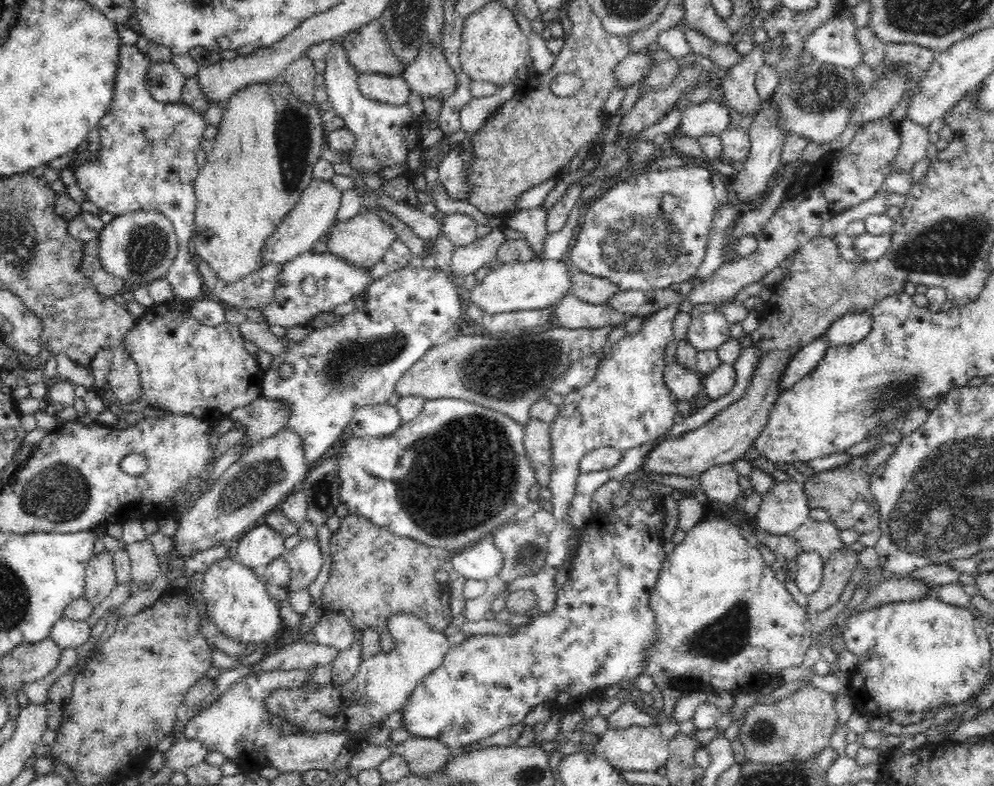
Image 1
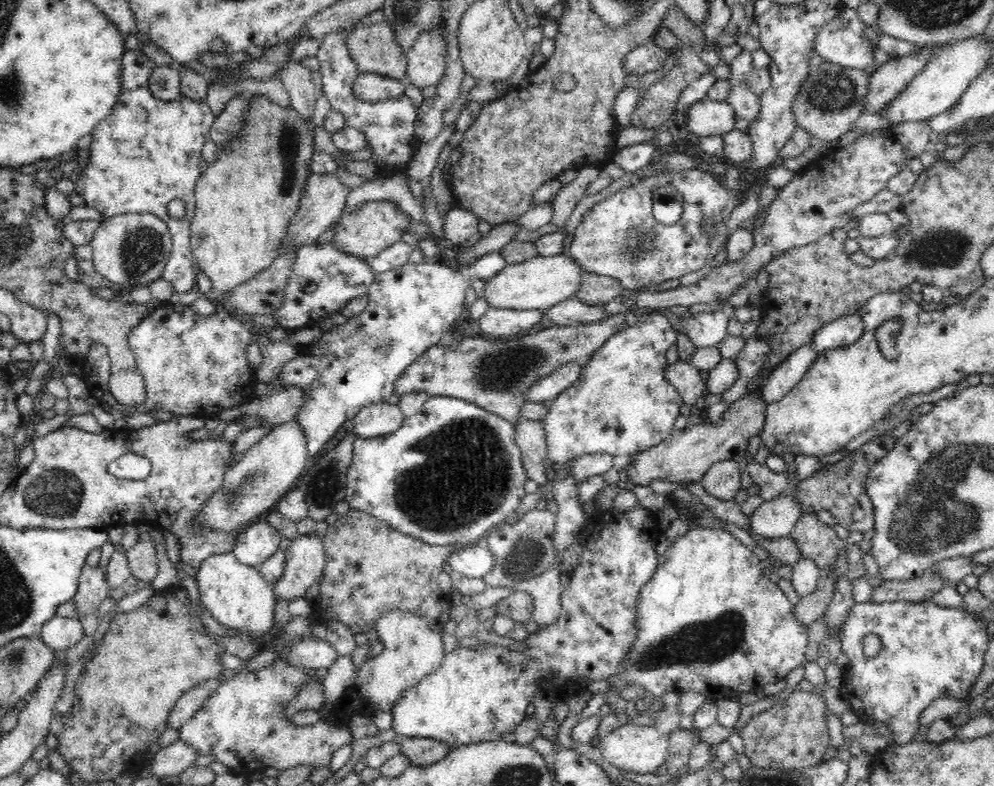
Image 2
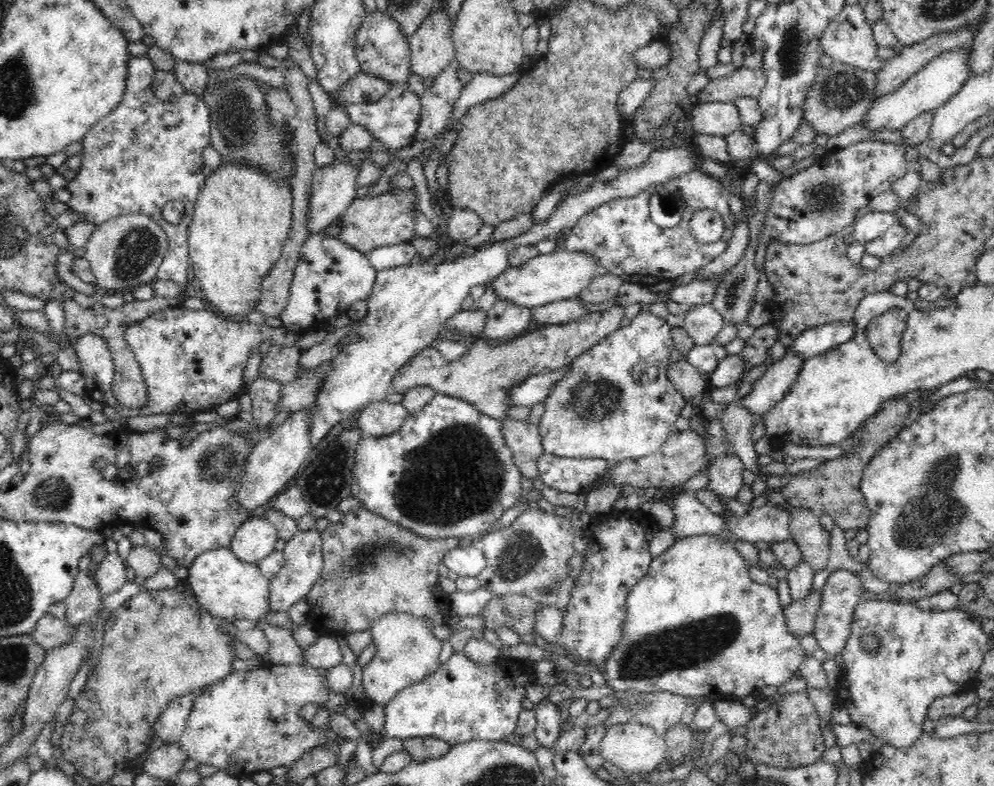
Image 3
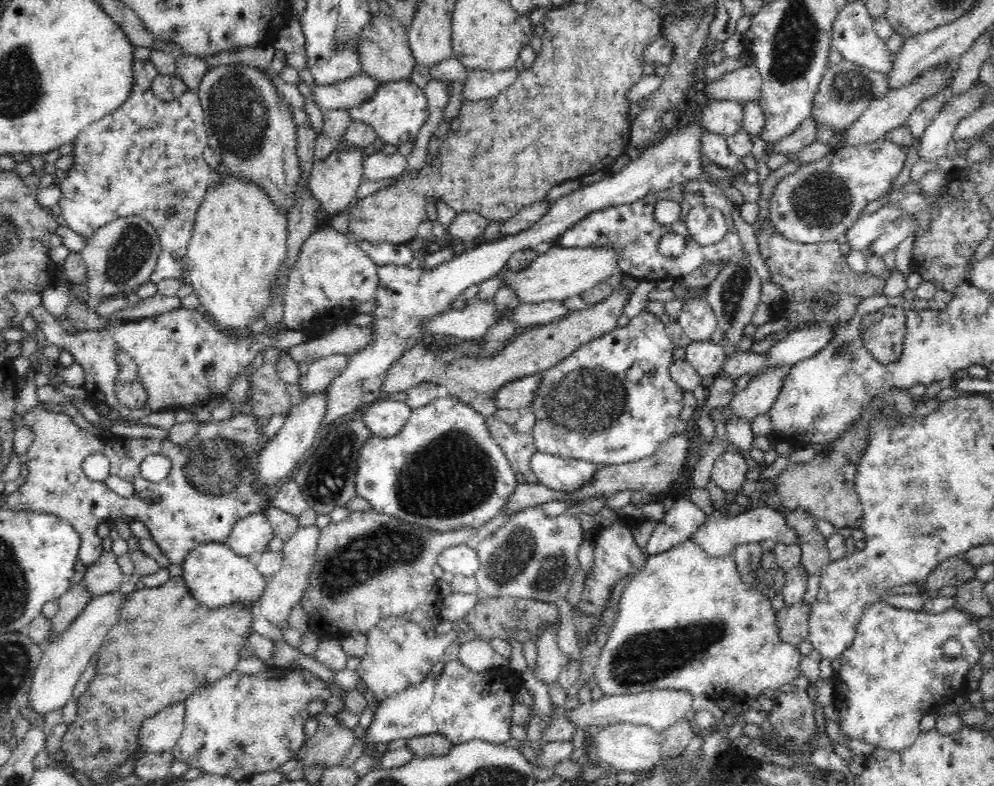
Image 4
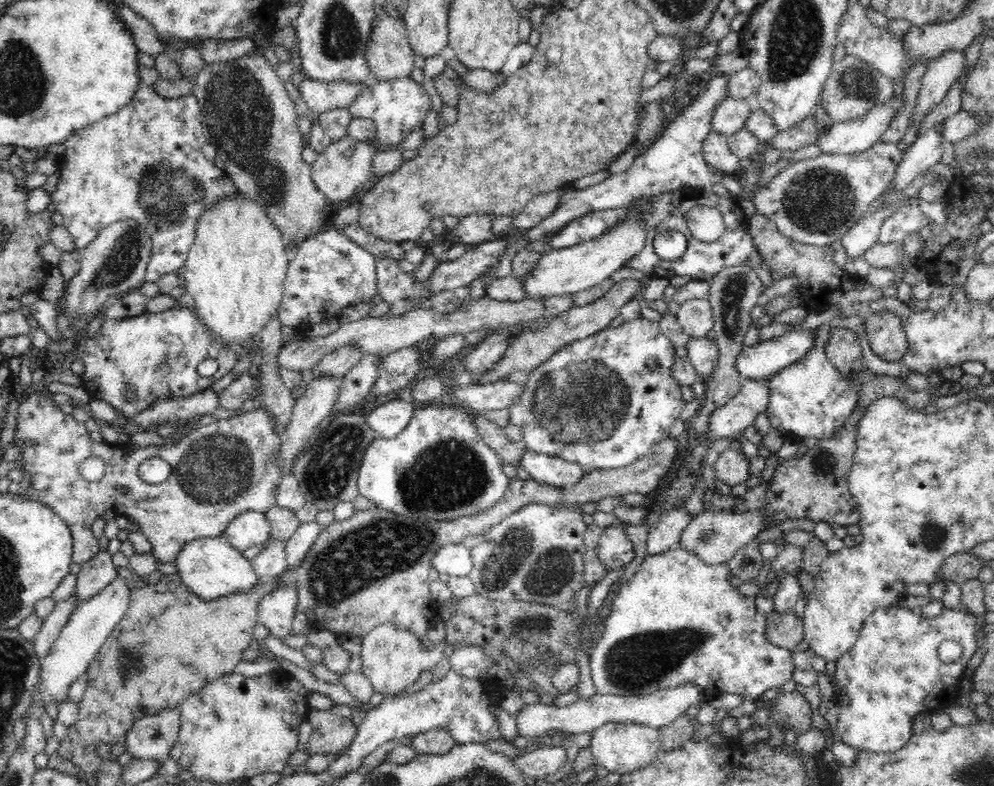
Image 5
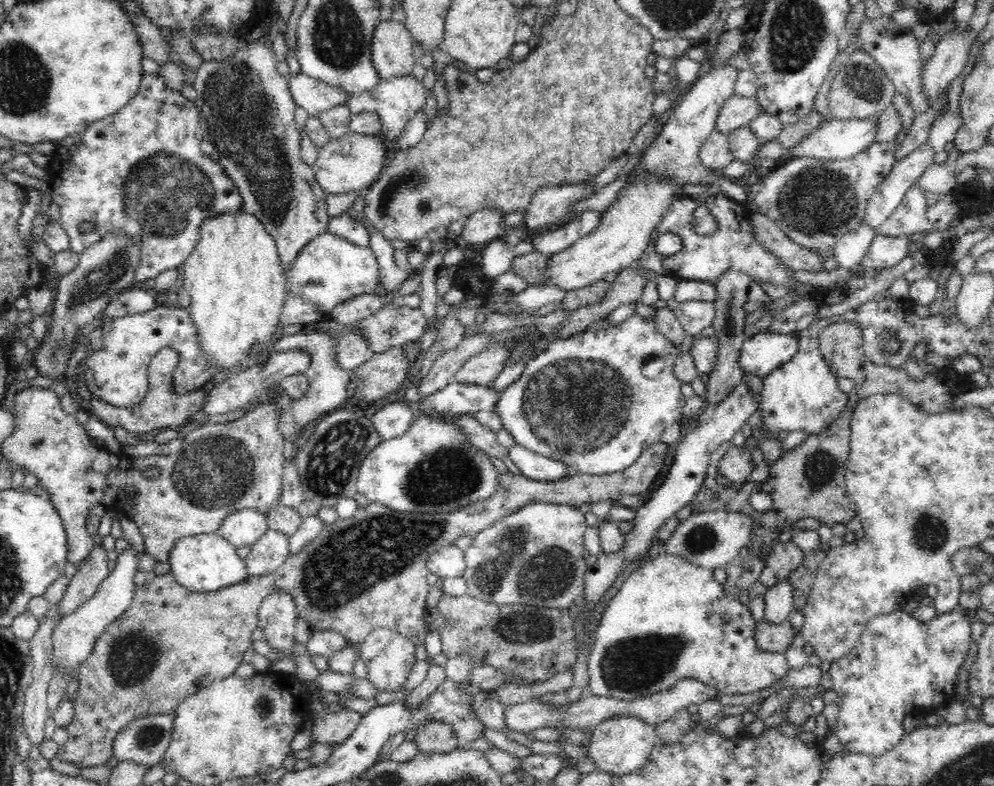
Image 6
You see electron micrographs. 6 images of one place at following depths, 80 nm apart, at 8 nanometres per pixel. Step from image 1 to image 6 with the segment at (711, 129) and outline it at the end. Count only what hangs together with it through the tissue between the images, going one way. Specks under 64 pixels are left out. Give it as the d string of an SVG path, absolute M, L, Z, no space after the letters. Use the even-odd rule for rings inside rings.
M732 95L720 109L717 117L717 131L732 134L740 127L748 127L762 113L757 97Z

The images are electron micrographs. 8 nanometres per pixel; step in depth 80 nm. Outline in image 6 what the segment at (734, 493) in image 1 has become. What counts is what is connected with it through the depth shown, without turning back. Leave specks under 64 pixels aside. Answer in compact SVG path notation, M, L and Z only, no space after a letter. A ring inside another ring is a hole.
M732 444L719 461L718 476L724 483L744 483L754 468L750 451Z

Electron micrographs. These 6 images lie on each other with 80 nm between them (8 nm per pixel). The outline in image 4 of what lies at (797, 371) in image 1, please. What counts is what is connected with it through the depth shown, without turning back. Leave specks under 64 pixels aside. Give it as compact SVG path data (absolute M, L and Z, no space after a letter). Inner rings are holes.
M774 366L750 380L748 386L740 390L725 407L724 420L737 416L751 423L759 414L768 413L782 390L782 383L789 368L790 366Z

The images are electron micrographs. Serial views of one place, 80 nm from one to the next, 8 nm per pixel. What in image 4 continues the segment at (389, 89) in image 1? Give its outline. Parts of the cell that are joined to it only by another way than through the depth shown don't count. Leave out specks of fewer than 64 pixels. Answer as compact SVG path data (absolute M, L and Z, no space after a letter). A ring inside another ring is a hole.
M366 73L340 81L339 83L318 84L315 82L310 85L312 98L322 111L336 109L349 110L350 108L354 108L354 106L362 105L362 102L371 99L371 96L375 95L375 90L380 87L381 83L378 80L370 78Z

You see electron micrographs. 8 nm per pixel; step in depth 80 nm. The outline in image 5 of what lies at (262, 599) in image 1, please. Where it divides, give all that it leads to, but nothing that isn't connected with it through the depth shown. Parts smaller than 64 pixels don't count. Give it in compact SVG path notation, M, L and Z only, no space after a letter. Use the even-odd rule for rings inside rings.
M204 537L187 542L175 558L177 574L189 592L203 600L214 600L236 592L246 592L260 584L261 578L253 571L251 561L223 537Z

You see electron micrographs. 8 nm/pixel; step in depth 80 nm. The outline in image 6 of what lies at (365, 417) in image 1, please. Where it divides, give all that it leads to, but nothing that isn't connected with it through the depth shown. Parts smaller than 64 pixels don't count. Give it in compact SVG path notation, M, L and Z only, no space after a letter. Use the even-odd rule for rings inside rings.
M394 401L374 413L371 421L382 440L392 440L404 434L412 426L416 415L412 406L401 401Z

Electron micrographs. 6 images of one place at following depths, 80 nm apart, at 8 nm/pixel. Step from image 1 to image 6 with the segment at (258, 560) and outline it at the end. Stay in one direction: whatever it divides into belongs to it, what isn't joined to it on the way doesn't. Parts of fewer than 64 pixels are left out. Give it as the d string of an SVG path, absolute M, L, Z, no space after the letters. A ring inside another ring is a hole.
M238 509L218 525L218 531L234 548L252 546L269 529L267 513Z

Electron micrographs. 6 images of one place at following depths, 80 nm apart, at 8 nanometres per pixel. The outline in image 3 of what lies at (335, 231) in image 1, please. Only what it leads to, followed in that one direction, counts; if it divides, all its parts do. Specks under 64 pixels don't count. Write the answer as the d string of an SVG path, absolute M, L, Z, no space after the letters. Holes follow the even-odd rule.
M394 190L380 196L356 198L341 216L341 231L338 238L356 250L369 254L380 246L406 243L415 238L414 216L416 216L416 196L413 190Z

